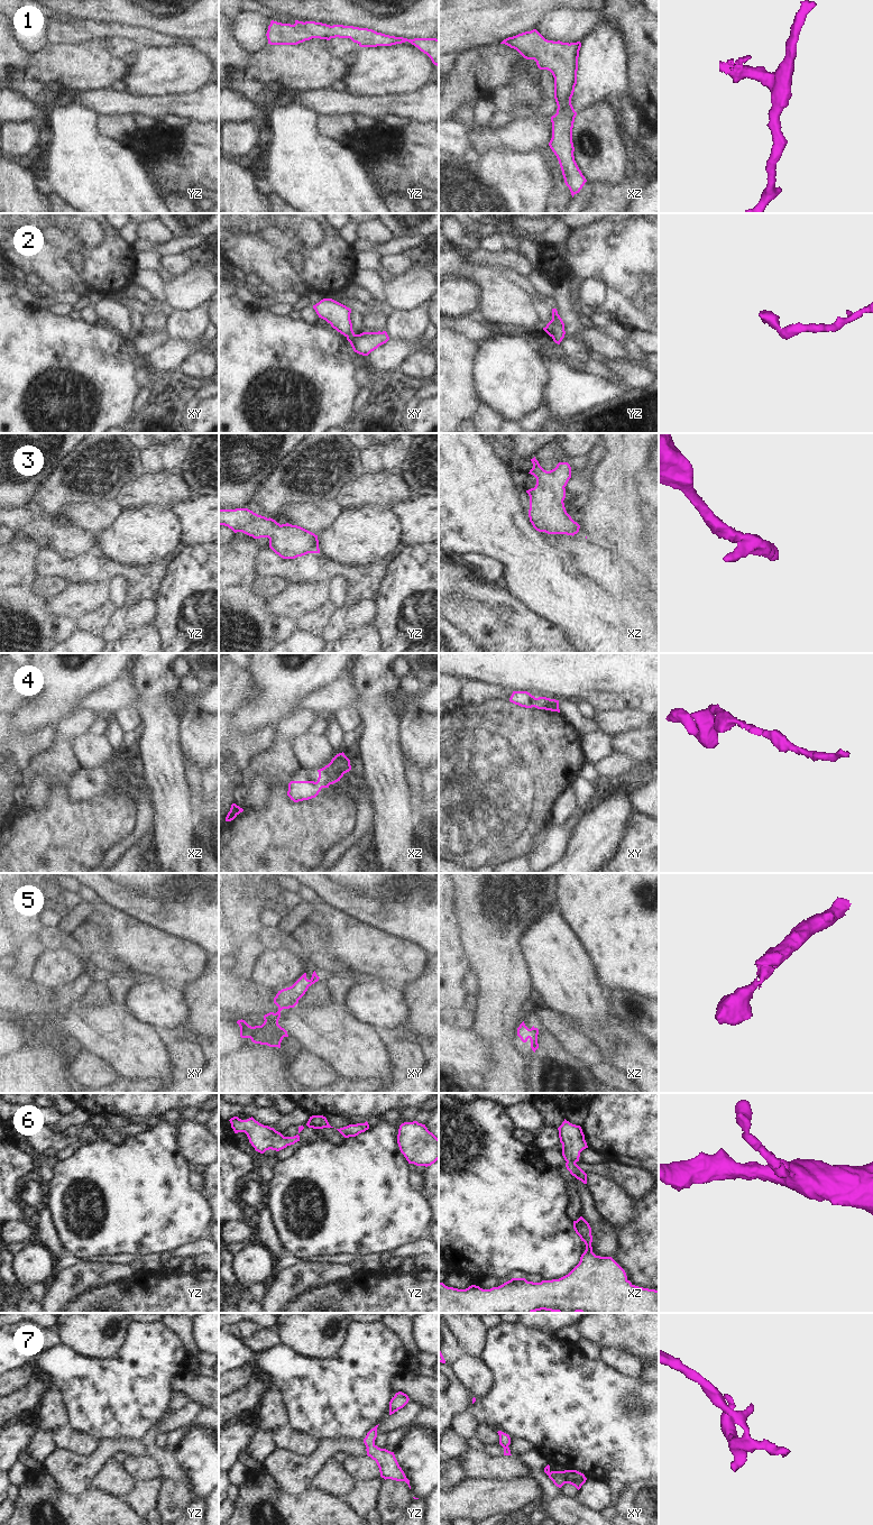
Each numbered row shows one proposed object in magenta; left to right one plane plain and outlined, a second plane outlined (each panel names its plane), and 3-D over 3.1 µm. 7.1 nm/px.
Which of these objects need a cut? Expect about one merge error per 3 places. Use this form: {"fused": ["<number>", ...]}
{"fused": []}

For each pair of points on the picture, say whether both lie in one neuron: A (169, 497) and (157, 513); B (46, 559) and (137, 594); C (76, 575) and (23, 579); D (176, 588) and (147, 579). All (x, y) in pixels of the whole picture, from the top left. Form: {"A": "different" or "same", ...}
{"A": "different", "B": "same", "C": "different", "D": "different"}

